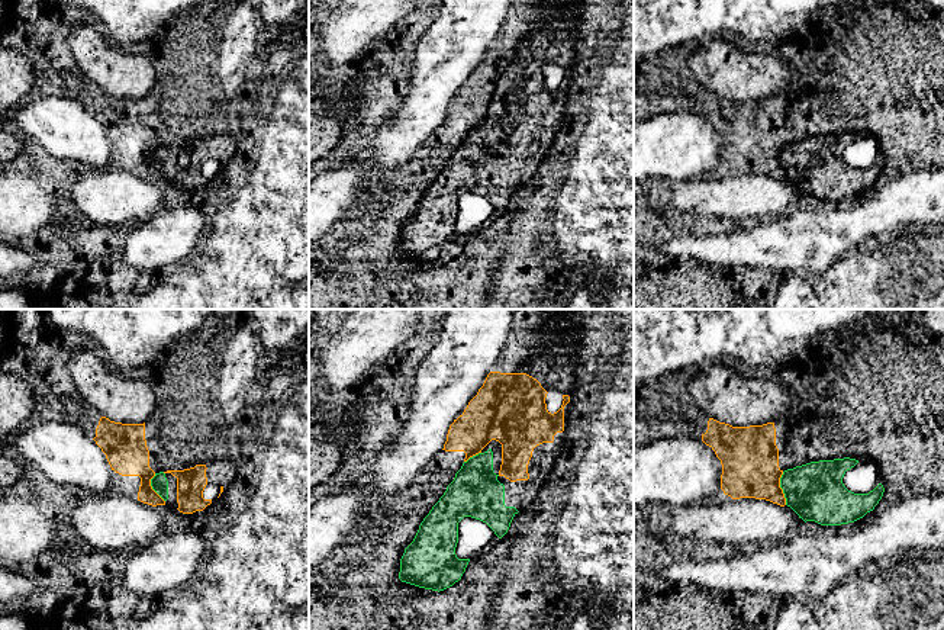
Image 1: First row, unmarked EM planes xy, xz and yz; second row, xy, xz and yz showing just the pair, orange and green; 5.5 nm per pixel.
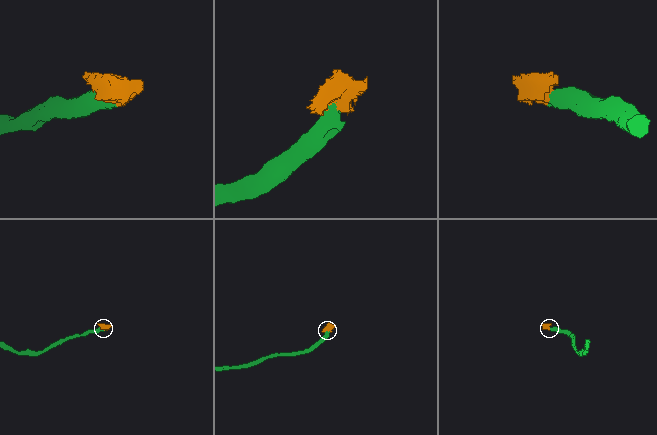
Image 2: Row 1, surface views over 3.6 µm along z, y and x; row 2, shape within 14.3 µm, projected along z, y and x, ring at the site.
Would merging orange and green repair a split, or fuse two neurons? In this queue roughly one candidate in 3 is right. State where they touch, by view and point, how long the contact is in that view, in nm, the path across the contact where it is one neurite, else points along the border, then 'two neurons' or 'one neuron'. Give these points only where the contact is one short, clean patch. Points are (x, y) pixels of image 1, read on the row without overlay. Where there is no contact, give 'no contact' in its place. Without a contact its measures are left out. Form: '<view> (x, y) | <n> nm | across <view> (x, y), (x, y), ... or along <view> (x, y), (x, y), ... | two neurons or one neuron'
yz (780, 163) | 190 nm | across yz (750, 132), (780, 163), (815, 166) | one neuron

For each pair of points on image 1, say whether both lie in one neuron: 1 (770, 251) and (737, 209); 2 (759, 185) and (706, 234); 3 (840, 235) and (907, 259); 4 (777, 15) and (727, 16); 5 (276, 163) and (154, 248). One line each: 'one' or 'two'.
1: two
2: two
3: one
4: one
5: two

